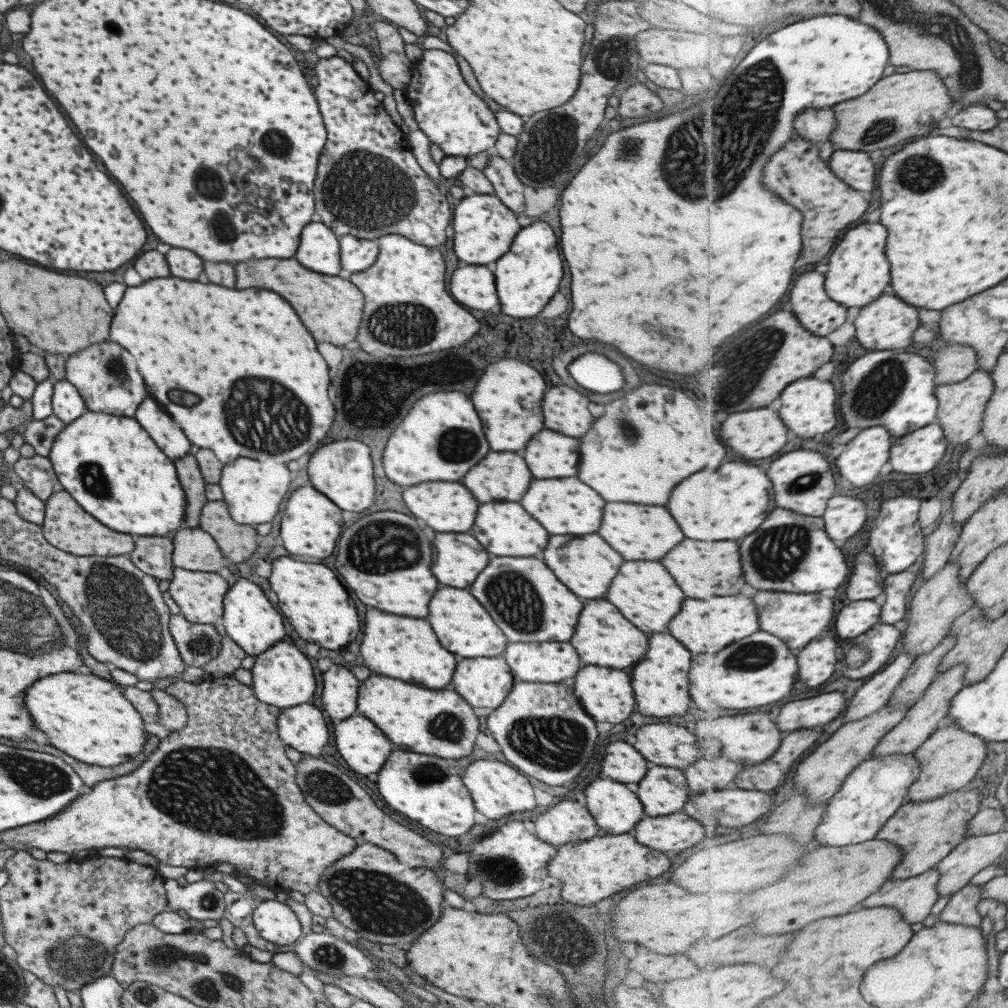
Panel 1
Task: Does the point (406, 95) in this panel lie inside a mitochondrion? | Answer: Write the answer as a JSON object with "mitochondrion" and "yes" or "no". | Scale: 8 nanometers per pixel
{"mitochondrion":"no"}

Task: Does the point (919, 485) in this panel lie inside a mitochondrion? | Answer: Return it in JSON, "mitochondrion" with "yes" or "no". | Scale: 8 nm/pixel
{"mitochondrion":"no"}

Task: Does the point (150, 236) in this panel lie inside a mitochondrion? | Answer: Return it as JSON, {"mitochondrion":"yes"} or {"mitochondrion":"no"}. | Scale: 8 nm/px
{"mitochondrion":"no"}

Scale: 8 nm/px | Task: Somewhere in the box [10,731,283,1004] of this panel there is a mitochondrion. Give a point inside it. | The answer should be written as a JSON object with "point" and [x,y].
{"point":[74,956]}

